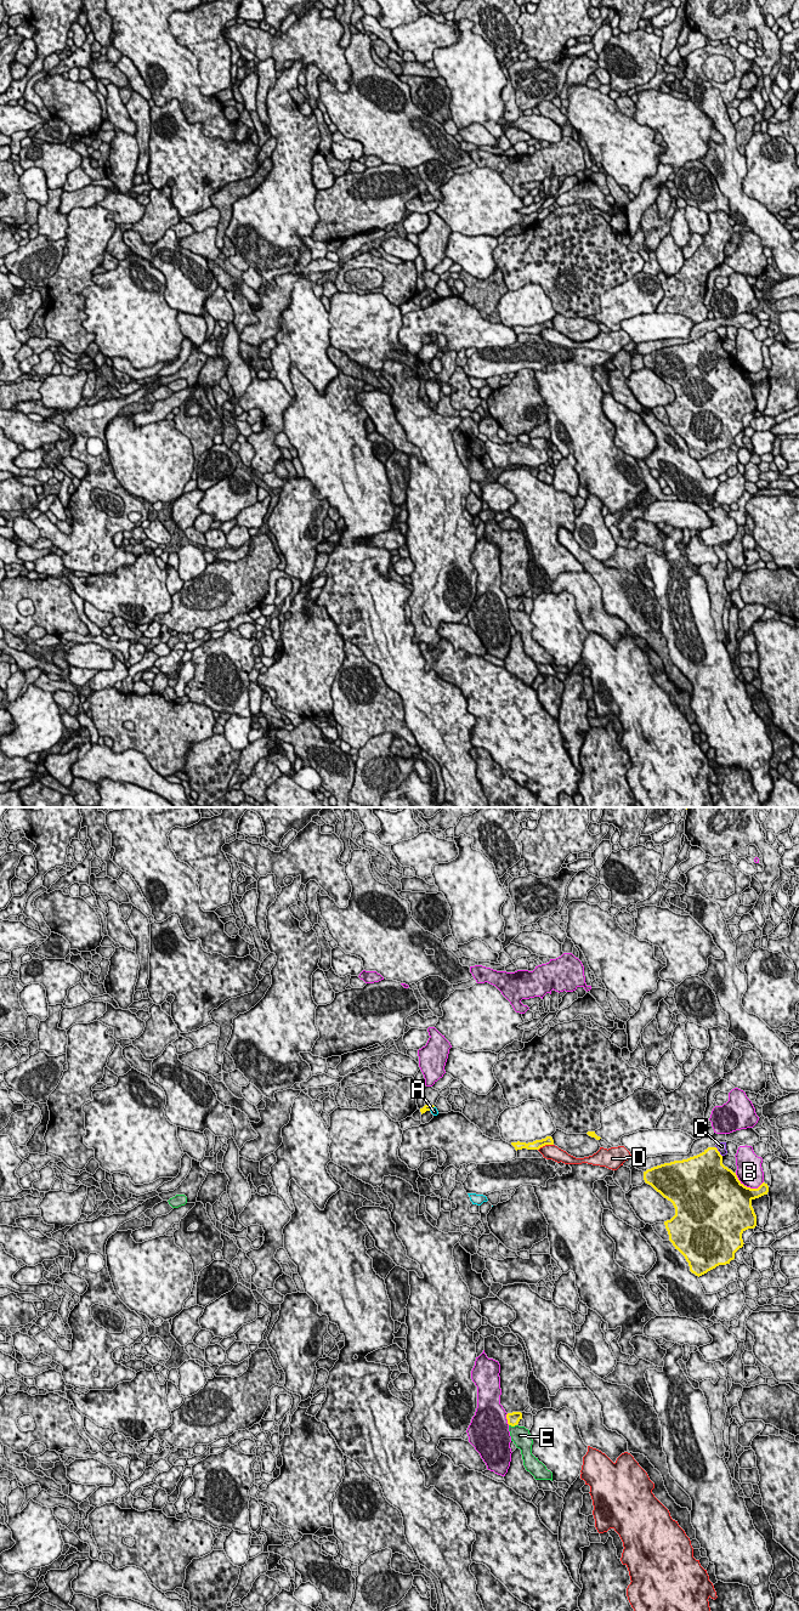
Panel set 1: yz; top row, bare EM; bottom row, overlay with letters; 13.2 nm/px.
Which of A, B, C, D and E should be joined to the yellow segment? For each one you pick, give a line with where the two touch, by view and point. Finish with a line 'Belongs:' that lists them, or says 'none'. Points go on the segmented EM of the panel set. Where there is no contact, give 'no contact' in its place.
Belongs: none

